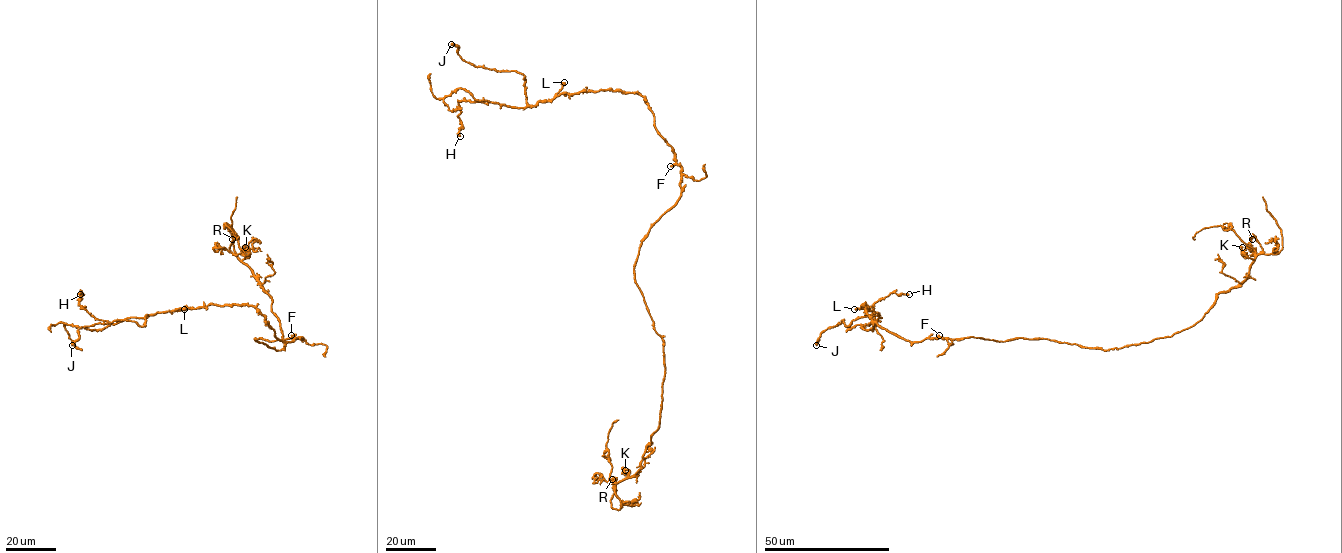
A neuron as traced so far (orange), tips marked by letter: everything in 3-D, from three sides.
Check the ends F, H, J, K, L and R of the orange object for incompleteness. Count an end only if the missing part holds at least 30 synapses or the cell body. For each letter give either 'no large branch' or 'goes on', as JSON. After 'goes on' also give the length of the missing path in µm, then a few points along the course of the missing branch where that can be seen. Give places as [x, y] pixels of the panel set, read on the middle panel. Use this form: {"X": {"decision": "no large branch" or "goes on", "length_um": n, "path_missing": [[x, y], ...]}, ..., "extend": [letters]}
{"F": {"decision": "no large branch"}, "H": {"decision": "no large branch"}, "J": {"decision": "no large branch"}, "K": {"decision": "no large branch"}, "L": {"decision": "no large branch"}, "R": {"decision": "no large branch"}, "extend": []}

